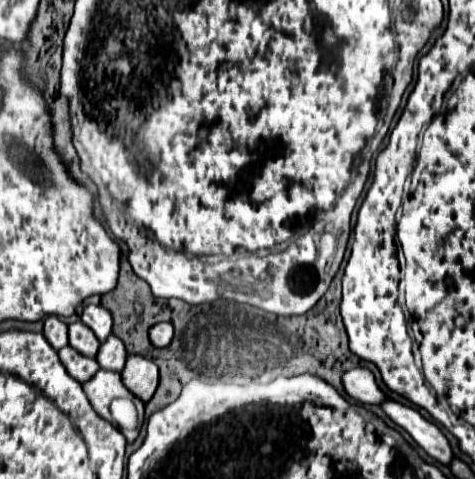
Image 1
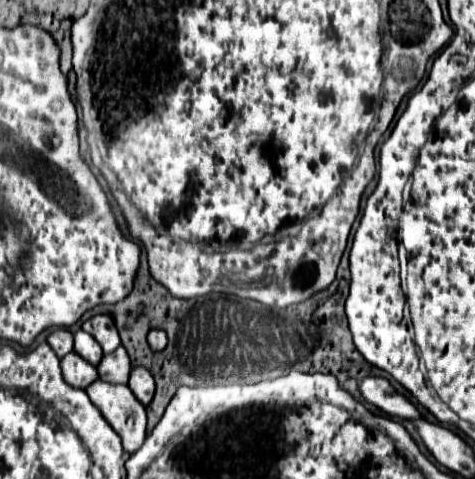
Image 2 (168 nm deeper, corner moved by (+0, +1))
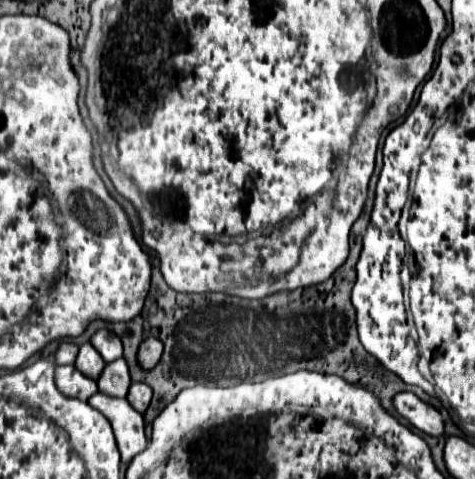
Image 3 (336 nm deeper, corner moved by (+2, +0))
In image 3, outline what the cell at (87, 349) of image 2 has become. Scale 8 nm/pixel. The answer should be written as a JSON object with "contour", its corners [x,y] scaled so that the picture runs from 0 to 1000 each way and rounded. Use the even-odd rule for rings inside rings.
{"contour":[[[181,716],[181,720],[168,724],[164,749],[160,749],[160,770],[173,783],[181,783],[181,787],[189,787],[189,791],[202,795],[211,787],[215,770],[219,770],[219,762],[223,762],[219,749],[206,741],[206,733],[189,716]]]}

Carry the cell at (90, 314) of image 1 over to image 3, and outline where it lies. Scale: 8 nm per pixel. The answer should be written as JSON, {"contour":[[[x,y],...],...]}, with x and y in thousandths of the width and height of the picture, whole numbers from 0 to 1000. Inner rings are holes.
{"contour":[[[227,687],[202,691],[194,699],[189,716],[198,720],[198,729],[215,741],[215,749],[223,758],[236,758],[236,749],[253,749],[257,745],[257,716],[253,716],[253,708]]]}

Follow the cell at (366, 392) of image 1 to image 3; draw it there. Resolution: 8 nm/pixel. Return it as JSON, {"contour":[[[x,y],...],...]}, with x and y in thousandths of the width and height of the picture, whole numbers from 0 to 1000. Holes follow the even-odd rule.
{"contour":[[[838,820],[829,829],[829,846],[834,846],[838,862],[851,875],[859,875],[876,896],[884,896],[901,908],[914,908],[914,912],[926,912],[939,904],[931,866],[909,846],[884,837],[872,820]]]}

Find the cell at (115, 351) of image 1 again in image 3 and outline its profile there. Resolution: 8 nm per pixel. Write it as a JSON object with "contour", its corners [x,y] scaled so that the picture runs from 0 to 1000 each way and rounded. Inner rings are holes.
{"contour":[[[261,749],[236,754],[219,766],[211,791],[206,791],[206,812],[223,825],[236,829],[265,829],[274,812],[274,783],[269,783],[269,762]]]}

